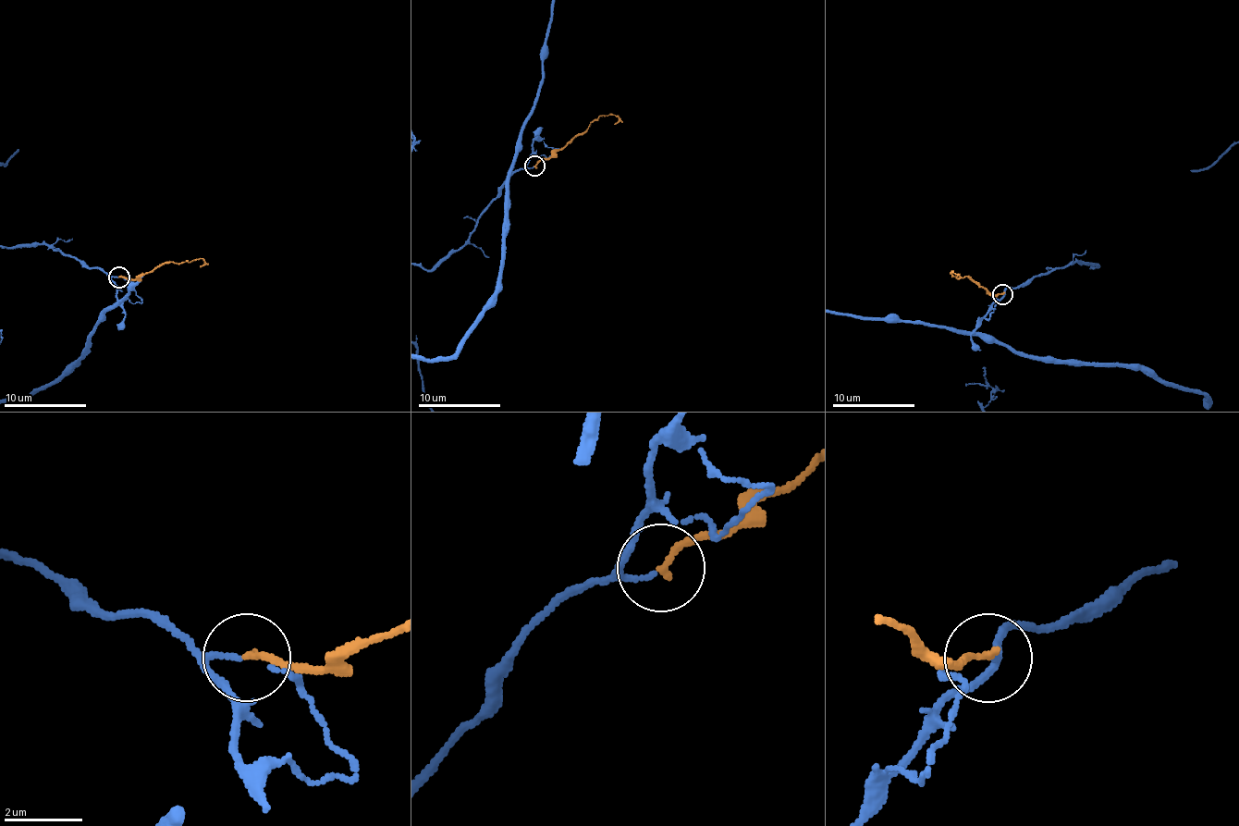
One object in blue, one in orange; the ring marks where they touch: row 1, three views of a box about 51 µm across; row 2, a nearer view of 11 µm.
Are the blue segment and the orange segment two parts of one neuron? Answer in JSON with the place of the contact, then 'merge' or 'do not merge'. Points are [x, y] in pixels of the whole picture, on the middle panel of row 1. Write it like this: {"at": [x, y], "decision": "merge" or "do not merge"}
{"at": [534, 166], "decision": "merge"}

